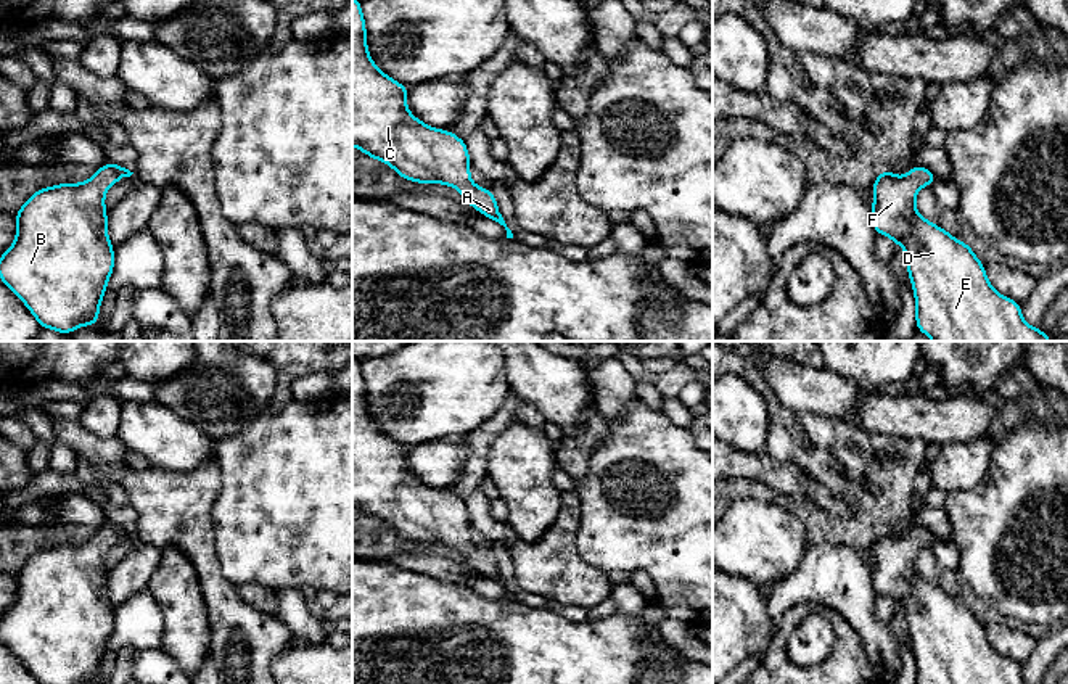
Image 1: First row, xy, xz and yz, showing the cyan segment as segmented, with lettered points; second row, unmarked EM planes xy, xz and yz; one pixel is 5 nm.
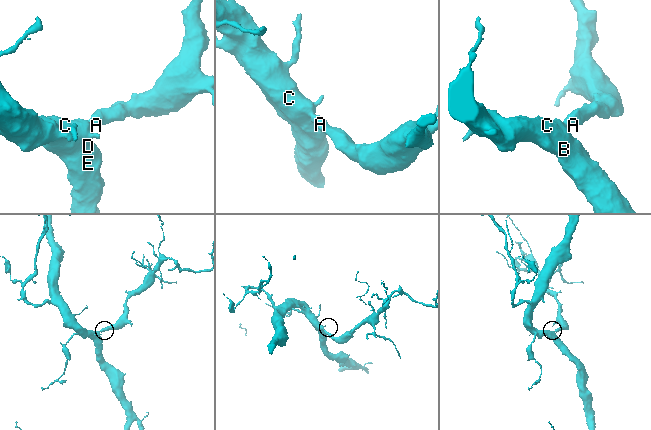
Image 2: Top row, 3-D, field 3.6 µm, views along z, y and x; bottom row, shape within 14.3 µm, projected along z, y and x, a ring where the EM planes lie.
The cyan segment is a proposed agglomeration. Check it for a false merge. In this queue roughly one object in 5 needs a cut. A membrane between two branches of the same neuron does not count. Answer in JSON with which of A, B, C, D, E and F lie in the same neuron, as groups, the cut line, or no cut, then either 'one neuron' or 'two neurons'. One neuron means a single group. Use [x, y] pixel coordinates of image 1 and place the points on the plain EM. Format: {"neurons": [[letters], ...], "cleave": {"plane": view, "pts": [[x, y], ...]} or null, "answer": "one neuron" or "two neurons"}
{"neurons": [["A", "B", "C", "D", "E", "F"]], "cleave": null, "answer": "one neuron"}

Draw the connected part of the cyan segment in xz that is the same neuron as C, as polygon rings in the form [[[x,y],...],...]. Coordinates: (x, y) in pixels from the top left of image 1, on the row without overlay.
[[[352,356],[352,507],[376,521],[388,523],[404,541],[458,549],[463,563],[503,586],[507,599],[513,599],[492,550],[479,549],[470,539],[471,523],[465,501],[450,491],[434,489],[417,480],[405,464],[409,451],[410,447],[396,443],[373,423],[367,409],[367,388],[360,361]]]

